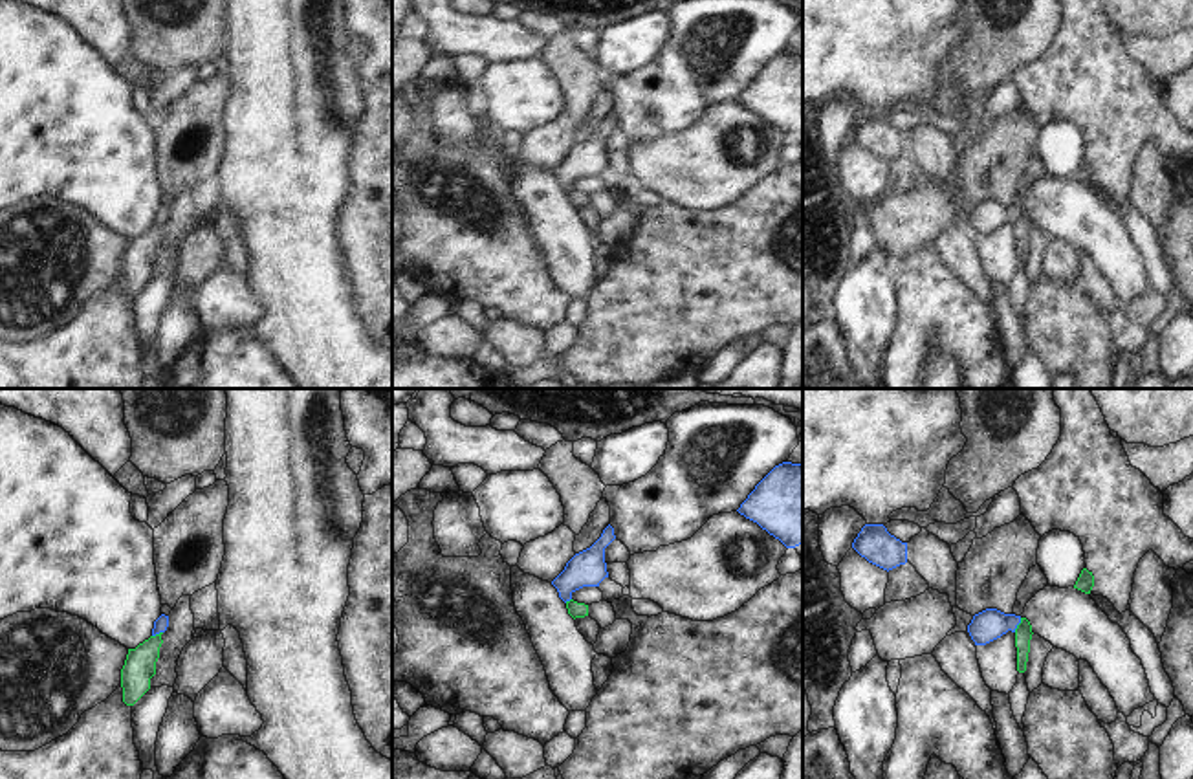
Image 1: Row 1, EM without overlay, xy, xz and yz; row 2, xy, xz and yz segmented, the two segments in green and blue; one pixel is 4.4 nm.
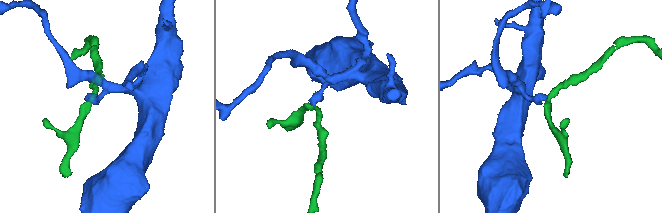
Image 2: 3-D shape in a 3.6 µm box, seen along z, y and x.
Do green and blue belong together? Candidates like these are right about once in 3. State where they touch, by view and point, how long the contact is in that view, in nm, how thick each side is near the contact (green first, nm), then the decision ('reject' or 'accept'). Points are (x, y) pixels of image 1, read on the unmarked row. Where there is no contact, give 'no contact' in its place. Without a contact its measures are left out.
contact yz (1017, 215); length 70 nm; calibres 80 and 140 nm; reject

